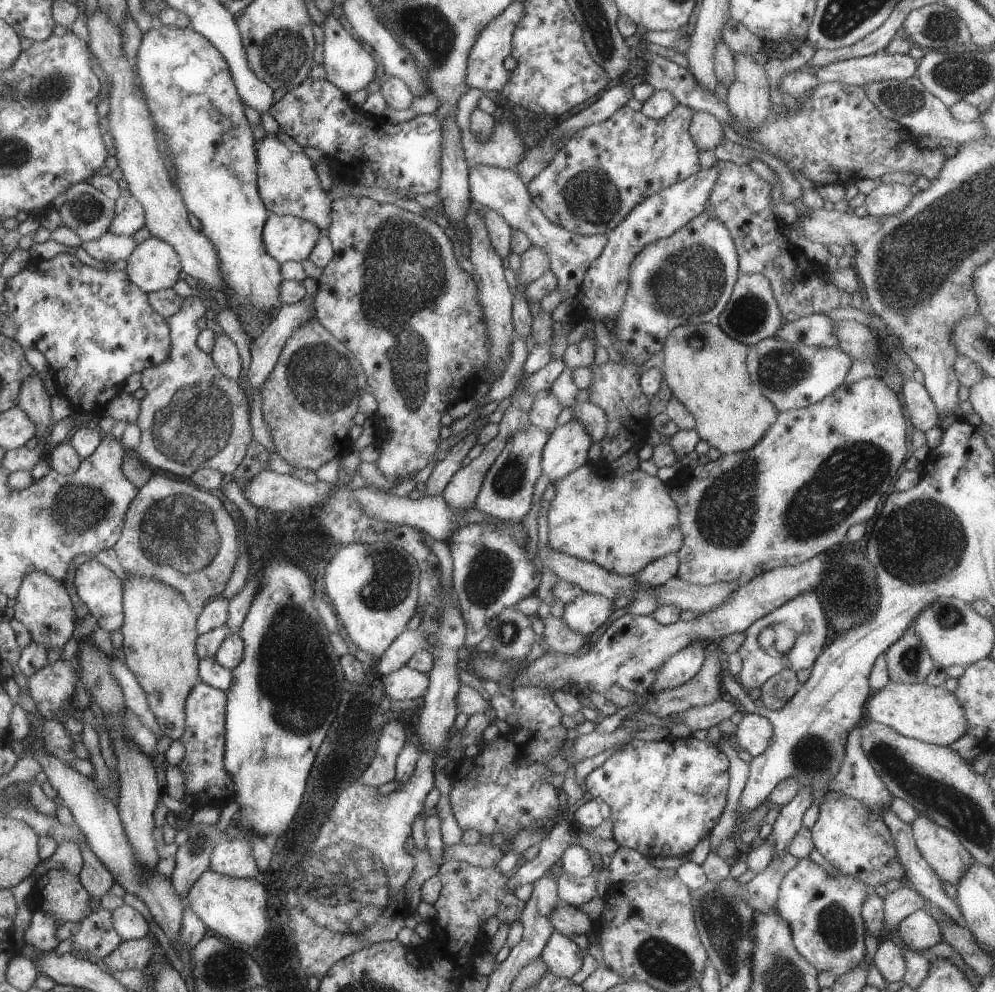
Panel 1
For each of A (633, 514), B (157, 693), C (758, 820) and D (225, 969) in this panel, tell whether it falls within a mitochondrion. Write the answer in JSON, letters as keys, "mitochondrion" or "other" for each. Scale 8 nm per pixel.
{"A":"other","B":"mitochondrion","C":"other","D":"mitochondrion"}

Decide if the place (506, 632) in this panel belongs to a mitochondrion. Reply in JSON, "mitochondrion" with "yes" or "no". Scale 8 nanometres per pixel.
{"mitochondrion":"yes"}

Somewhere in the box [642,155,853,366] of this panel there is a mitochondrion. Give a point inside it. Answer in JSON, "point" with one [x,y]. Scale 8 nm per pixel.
{"point":[748,317]}

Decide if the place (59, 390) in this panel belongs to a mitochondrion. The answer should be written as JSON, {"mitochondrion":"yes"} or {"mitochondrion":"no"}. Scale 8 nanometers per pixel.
{"mitochondrion":"no"}

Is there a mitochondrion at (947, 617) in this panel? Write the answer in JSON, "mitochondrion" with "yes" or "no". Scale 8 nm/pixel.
{"mitochondrion":"yes"}

